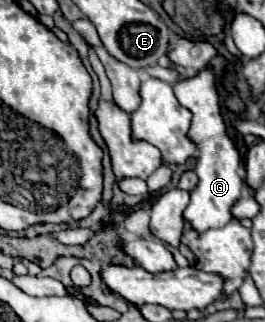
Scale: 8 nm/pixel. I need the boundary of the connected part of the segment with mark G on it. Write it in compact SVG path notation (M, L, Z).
M204 69L198 75L182 83L176 83L174 91L180 103L188 107L194 115L188 135L192 135L192 141L196 141L198 145L198 159L196 159L198 185L190 191L190 203L184 209L184 221L190 223L190 227L196 229L198 233L204 233L210 227L224 227L228 221L234 219L232 207L242 197L244 187L244 179L238 175L242 158L238 155L232 139L226 135L224 117L218 105L220 97L214 85L214 73L210 69Z

